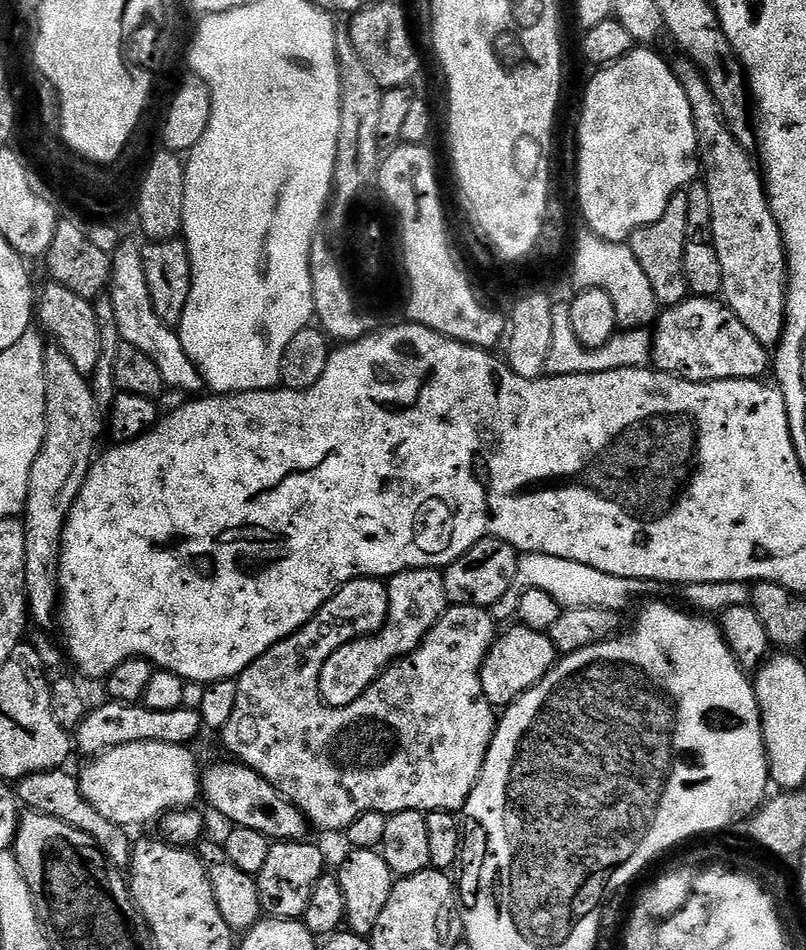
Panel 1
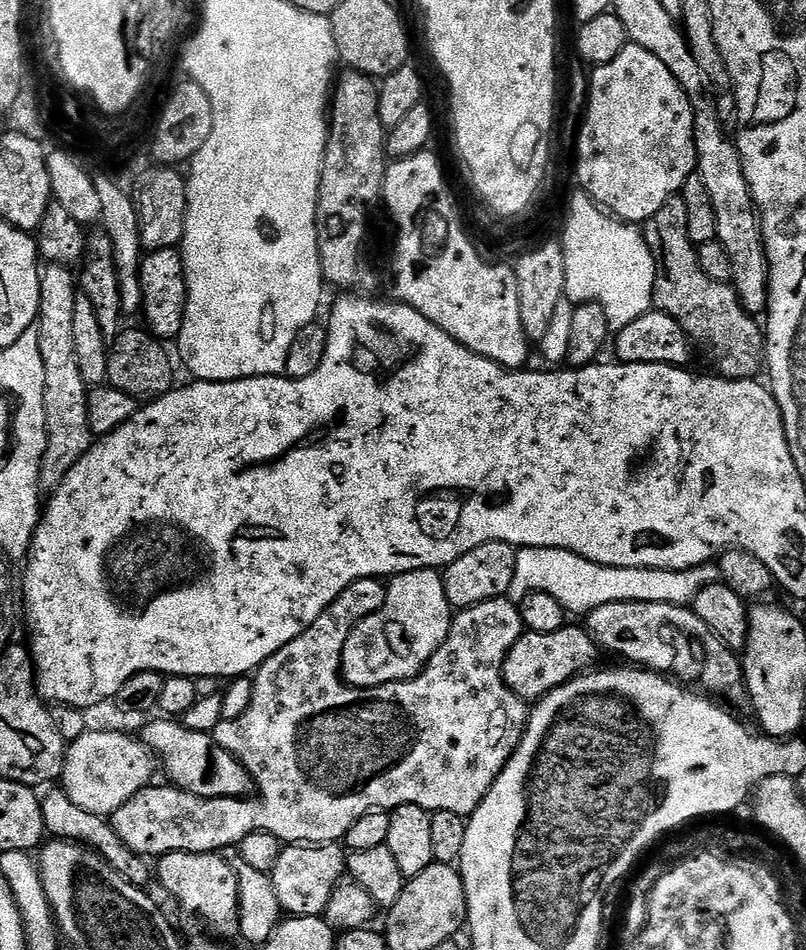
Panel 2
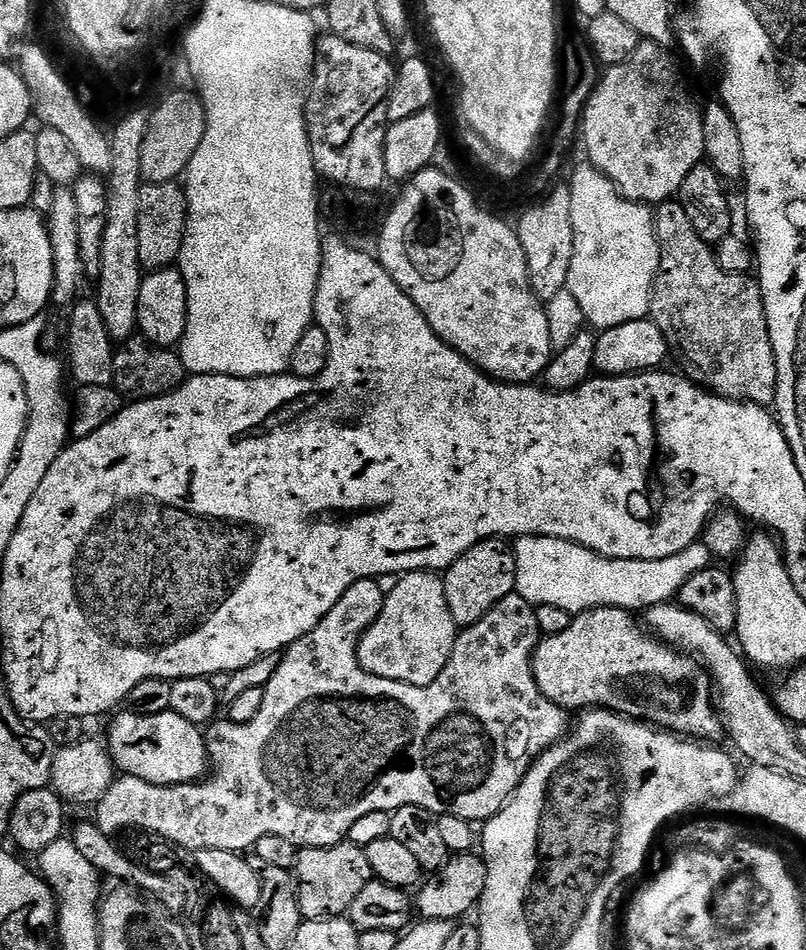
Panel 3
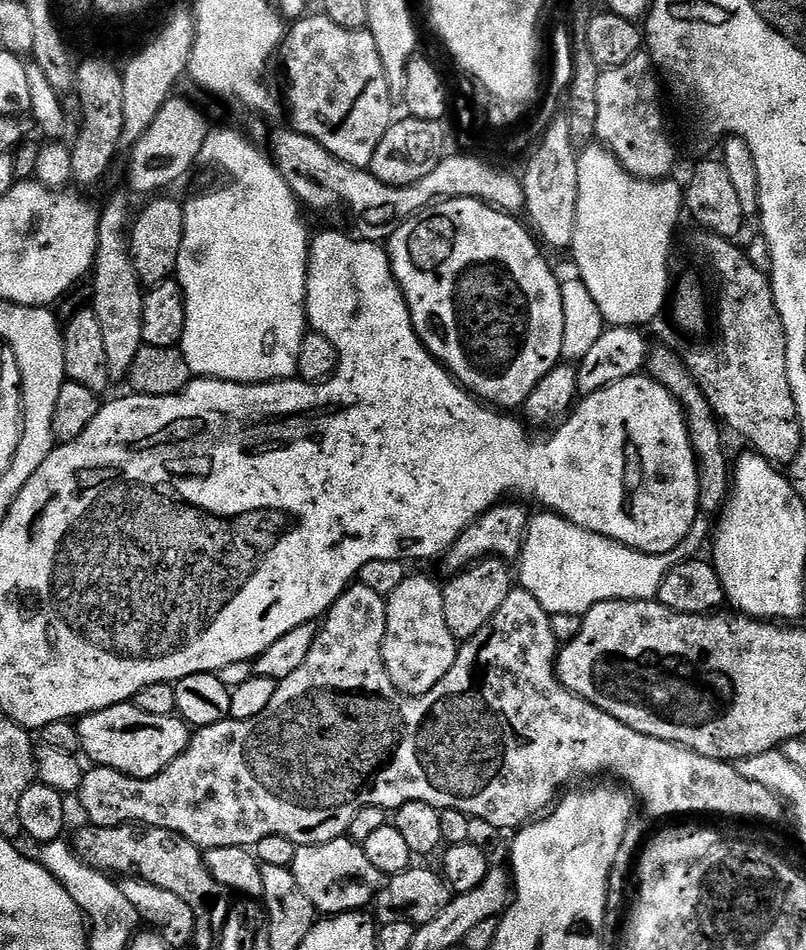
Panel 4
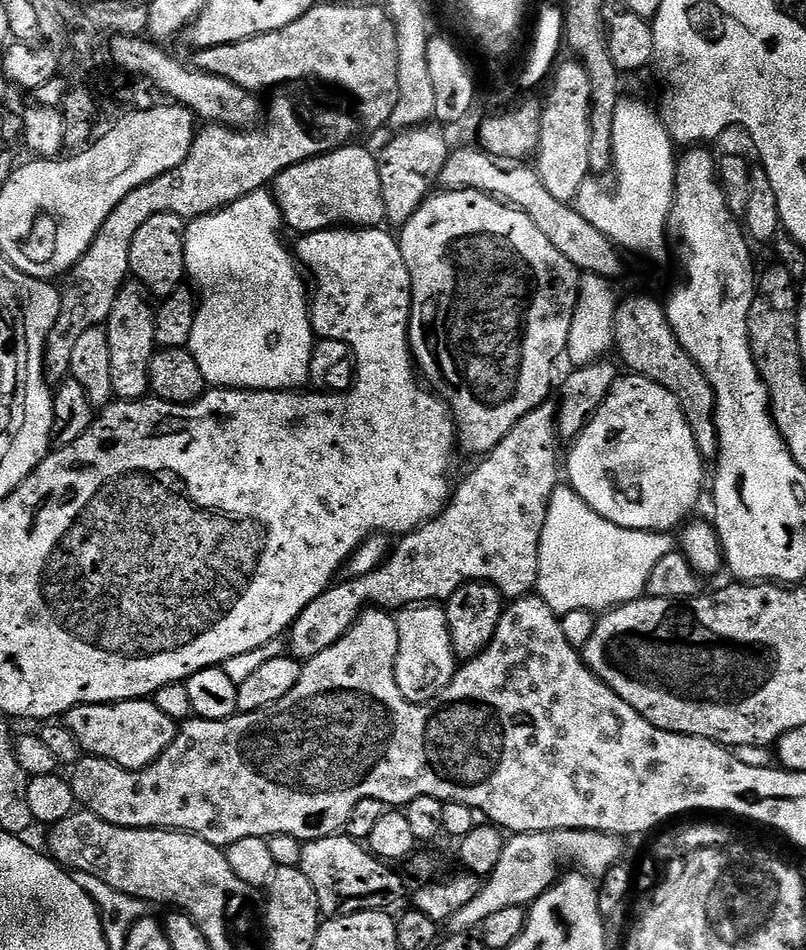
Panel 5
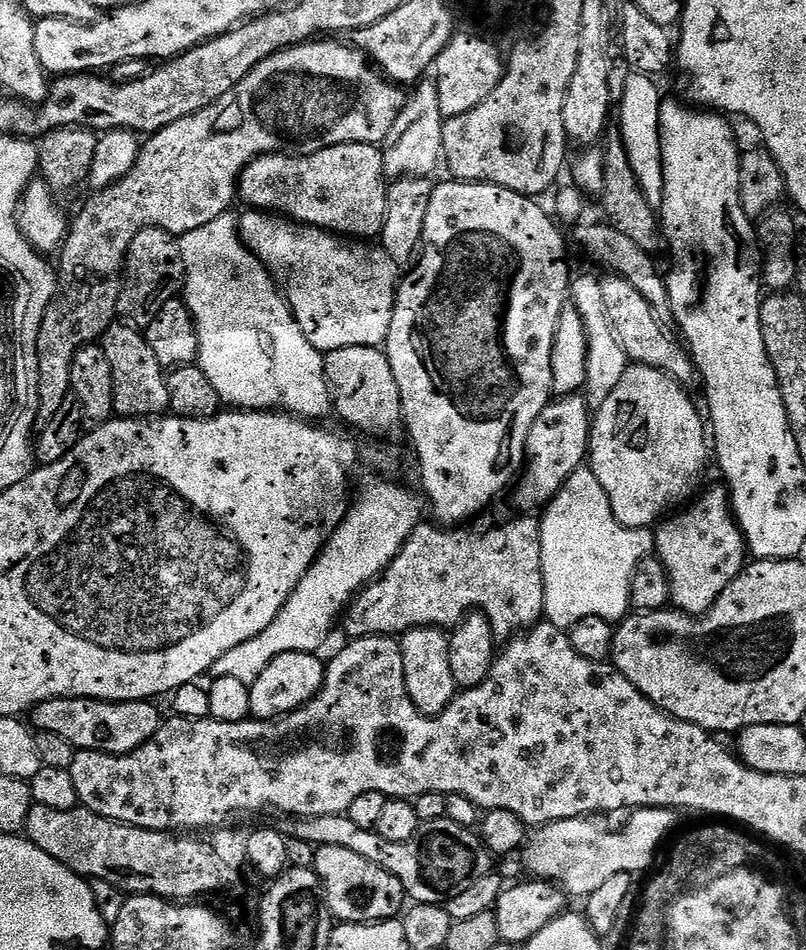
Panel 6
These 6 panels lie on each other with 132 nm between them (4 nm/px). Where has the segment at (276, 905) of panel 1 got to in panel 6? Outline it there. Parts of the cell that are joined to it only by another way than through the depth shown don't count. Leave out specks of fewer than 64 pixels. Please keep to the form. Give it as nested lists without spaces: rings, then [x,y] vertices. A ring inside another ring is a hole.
[[[319,846],[315,849],[314,871],[320,880],[328,911],[342,924],[377,924],[379,920],[395,920],[405,911],[406,893],[402,882],[394,878],[382,866],[362,858],[362,854],[354,854],[354,850],[346,850],[342,846]]]

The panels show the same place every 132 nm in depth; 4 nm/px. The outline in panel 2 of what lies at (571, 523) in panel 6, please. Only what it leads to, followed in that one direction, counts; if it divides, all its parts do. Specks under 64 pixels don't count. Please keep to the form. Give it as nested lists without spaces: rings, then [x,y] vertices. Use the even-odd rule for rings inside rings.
[[[522,548],[516,554],[514,582],[510,586],[508,596],[523,598],[531,592],[550,594],[550,598],[558,598],[565,613],[581,612],[587,614],[598,606],[606,606],[606,602],[666,602],[667,604],[691,605],[692,599],[706,590],[706,586],[721,583],[719,563],[703,564],[690,570],[654,570],[653,568],[611,568],[590,562],[570,550],[561,548]]]

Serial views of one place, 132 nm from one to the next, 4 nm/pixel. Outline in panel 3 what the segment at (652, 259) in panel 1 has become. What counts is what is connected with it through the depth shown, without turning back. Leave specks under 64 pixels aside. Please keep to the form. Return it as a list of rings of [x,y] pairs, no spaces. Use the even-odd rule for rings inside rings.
[[[679,199],[655,205],[652,221],[660,257],[650,319],[667,338],[671,359],[680,363],[679,371],[715,396],[775,405],[778,374],[759,283],[751,275],[730,274],[718,266],[713,245],[698,238]]]

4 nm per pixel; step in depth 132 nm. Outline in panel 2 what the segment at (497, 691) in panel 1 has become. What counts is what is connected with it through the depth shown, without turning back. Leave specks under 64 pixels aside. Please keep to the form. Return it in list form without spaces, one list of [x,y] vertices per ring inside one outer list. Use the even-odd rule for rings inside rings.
[[[566,626],[562,630],[554,630],[554,634],[538,634],[537,632],[525,631],[524,635],[514,642],[514,646],[506,654],[504,659],[504,681],[506,686],[515,696],[525,702],[535,702],[550,694],[558,686],[570,682],[574,677],[581,675],[593,667],[598,649],[596,643],[588,635],[583,627],[572,628]]]

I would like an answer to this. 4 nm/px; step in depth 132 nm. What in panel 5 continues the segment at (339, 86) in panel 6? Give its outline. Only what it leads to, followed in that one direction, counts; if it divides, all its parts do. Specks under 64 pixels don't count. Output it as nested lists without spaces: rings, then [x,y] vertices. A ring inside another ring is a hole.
[[[284,94],[273,95],[276,97],[268,108],[268,136],[264,132],[252,132],[253,130],[219,126],[201,127],[192,141],[190,152],[179,166],[138,186],[138,190],[126,194],[126,198],[122,198],[122,202],[114,206],[110,218],[102,222],[102,230],[94,234],[94,242],[90,242],[84,257],[72,267],[71,272],[67,273],[68,285],[63,286],[60,293],[61,310],[58,313],[58,320],[45,340],[44,379],[49,385],[59,386],[69,375],[71,351],[74,350],[79,336],[86,334],[86,330],[101,327],[107,321],[118,294],[125,287],[124,279],[129,279],[130,276],[130,246],[134,242],[134,234],[138,234],[138,229],[145,222],[150,222],[154,214],[172,214],[185,222],[191,222],[197,216],[210,216],[226,205],[250,195],[251,192],[259,192],[265,186],[271,185],[276,176],[290,166],[313,160],[316,156],[324,156],[339,148],[347,148],[353,143],[350,117],[343,116],[332,108],[323,108],[312,96],[280,95]]]

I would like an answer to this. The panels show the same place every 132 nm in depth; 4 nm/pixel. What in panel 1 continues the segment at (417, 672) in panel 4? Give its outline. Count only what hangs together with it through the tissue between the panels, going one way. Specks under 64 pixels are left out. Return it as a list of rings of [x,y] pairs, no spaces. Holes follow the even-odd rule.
[[[415,568],[399,572],[387,581],[388,586],[388,620],[372,636],[362,636],[359,640],[351,640],[346,646],[334,650],[330,658],[326,658],[326,666],[322,666],[320,675],[320,696],[331,708],[350,706],[370,685],[372,685],[387,668],[391,668],[397,660],[409,656],[426,638],[433,626],[440,621],[449,607],[448,595],[444,589],[443,571],[434,568]]]

